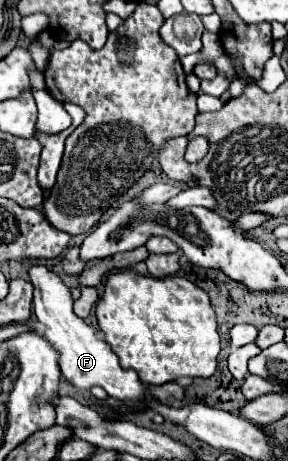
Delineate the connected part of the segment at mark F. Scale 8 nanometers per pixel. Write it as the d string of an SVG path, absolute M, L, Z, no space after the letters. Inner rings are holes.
M37 263L29 267L29 279L33 285L33 311L37 315L37 321L45 325L43 337L47 337L47 341L51 341L51 345L59 353L59 369L63 377L79 389L91 389L93 385L99 385L109 393L109 397L119 401L143 399L145 385L139 381L137 373L123 369L111 347L95 335L91 325L87 325L73 313L73 297L61 277L45 265Z

